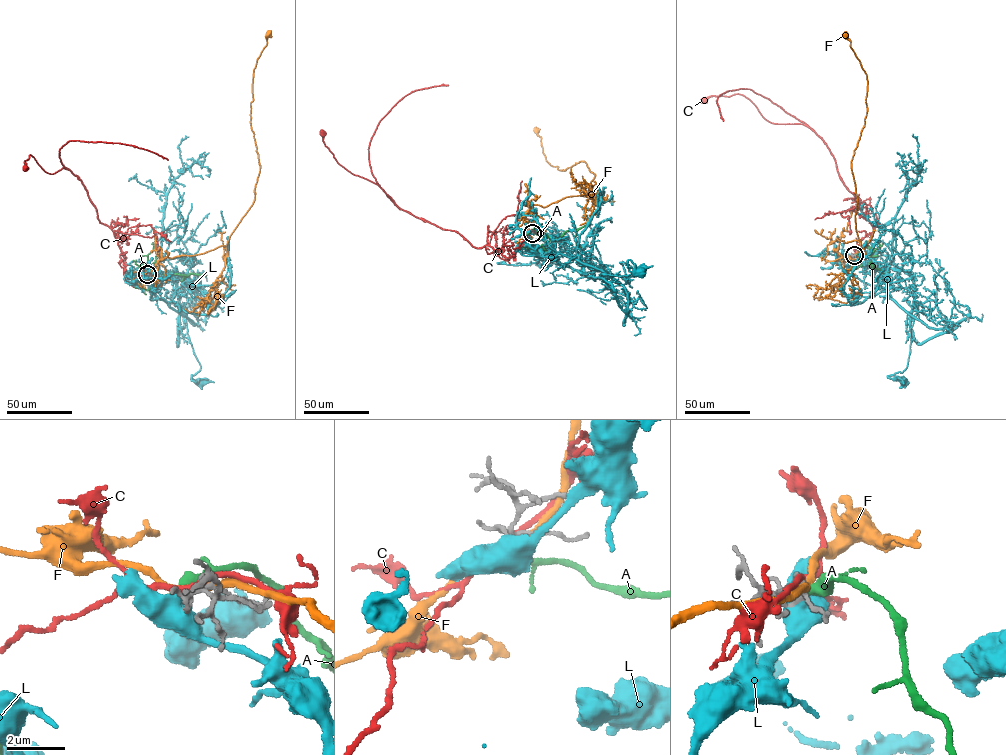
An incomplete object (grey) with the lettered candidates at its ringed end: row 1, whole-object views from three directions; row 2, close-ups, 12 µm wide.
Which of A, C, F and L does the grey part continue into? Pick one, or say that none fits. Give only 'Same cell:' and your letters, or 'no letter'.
Same cell: A

